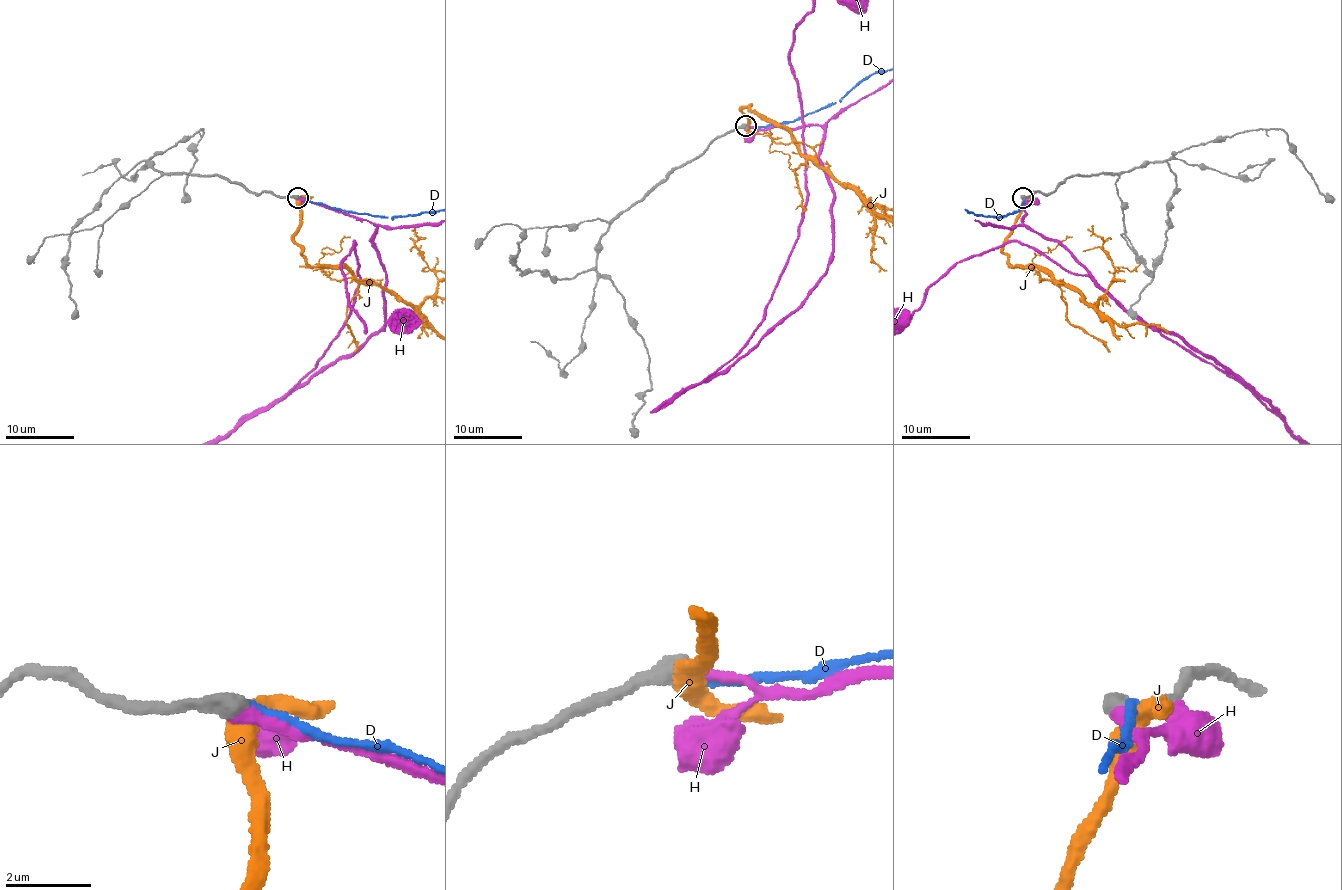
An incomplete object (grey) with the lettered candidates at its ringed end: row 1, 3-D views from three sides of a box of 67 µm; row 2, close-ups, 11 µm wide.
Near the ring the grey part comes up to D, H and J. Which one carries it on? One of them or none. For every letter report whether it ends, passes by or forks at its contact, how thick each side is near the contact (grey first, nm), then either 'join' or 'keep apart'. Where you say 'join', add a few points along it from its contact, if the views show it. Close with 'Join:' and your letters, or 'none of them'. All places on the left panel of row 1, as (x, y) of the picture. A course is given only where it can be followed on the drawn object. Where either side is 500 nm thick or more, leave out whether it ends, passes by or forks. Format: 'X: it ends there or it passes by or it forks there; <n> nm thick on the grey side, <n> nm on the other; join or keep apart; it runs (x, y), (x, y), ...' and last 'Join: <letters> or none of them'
D: 500 nm thick on the grey side, 240 nm on the other; keep apart
H: 500 nm thick on the grey side, 320 nm on the other; join; it runs (298, 196), (372, 222), (385, 288), (384, 325), (293, 389), (349, 315), (354, 241), (354, 356), (404, 322)
J: 500 nm thick on the grey side, 440 nm on the other; keep apart
Join: H

